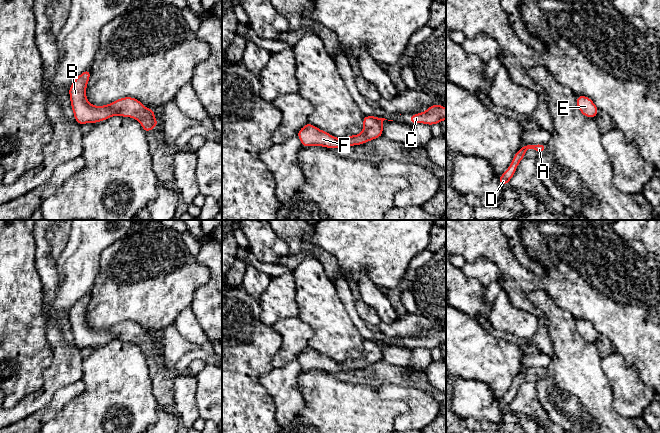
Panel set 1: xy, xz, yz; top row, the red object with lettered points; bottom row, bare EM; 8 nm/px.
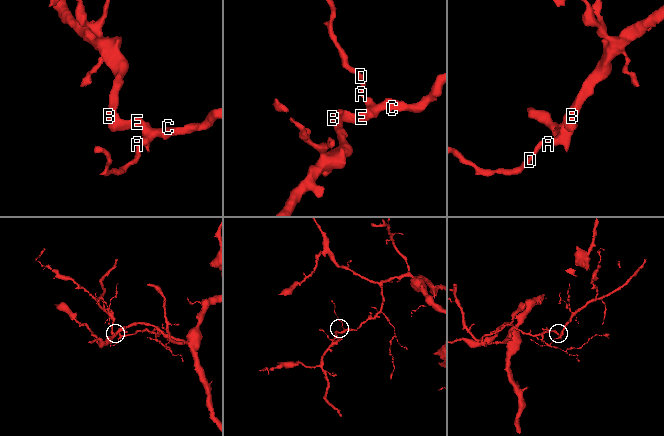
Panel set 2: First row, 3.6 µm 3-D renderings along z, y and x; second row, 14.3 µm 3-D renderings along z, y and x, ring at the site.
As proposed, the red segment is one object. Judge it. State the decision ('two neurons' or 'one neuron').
one neuron

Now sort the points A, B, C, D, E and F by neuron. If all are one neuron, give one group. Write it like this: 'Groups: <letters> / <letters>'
Groups: A B C D E F

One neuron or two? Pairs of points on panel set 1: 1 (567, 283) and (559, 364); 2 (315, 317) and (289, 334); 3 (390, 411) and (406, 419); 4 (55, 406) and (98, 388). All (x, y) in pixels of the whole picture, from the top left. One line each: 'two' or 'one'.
1: two
2: two
3: two
4: two

